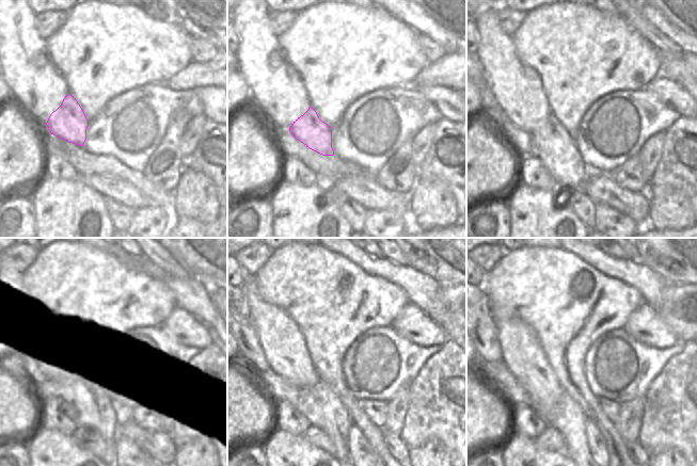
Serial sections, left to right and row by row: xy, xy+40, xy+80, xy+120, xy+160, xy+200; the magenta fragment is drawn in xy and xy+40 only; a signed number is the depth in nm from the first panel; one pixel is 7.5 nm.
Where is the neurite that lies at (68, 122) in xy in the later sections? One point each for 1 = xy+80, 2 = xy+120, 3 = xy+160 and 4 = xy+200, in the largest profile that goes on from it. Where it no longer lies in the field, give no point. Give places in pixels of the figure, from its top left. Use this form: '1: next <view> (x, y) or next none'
1: next xy+80 (564, 162)
2: next xy+120 (85, 405)
3: next xy+160 (322, 408)
4: next xy+200 (567, 417)

